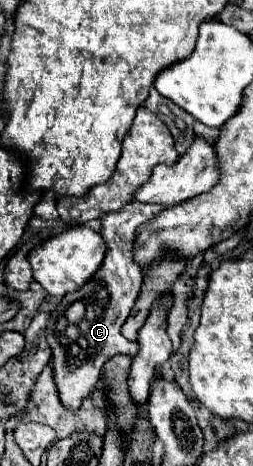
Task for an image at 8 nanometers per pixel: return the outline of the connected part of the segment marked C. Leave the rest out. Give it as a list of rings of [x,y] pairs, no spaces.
[[[133,201],[115,213],[105,213],[101,217],[101,235],[107,241],[107,255],[99,273],[95,273],[95,277],[83,285],[83,289],[67,293],[59,307],[51,311],[53,323],[47,323],[45,335],[51,347],[53,379],[59,391],[59,399],[67,409],[77,411],[83,399],[95,393],[103,365],[113,355],[135,355],[139,349],[121,335],[121,325],[129,317],[143,283],[143,271],[133,263],[131,249],[135,241],[135,229],[155,219],[159,211],[159,205],[139,205]]]

